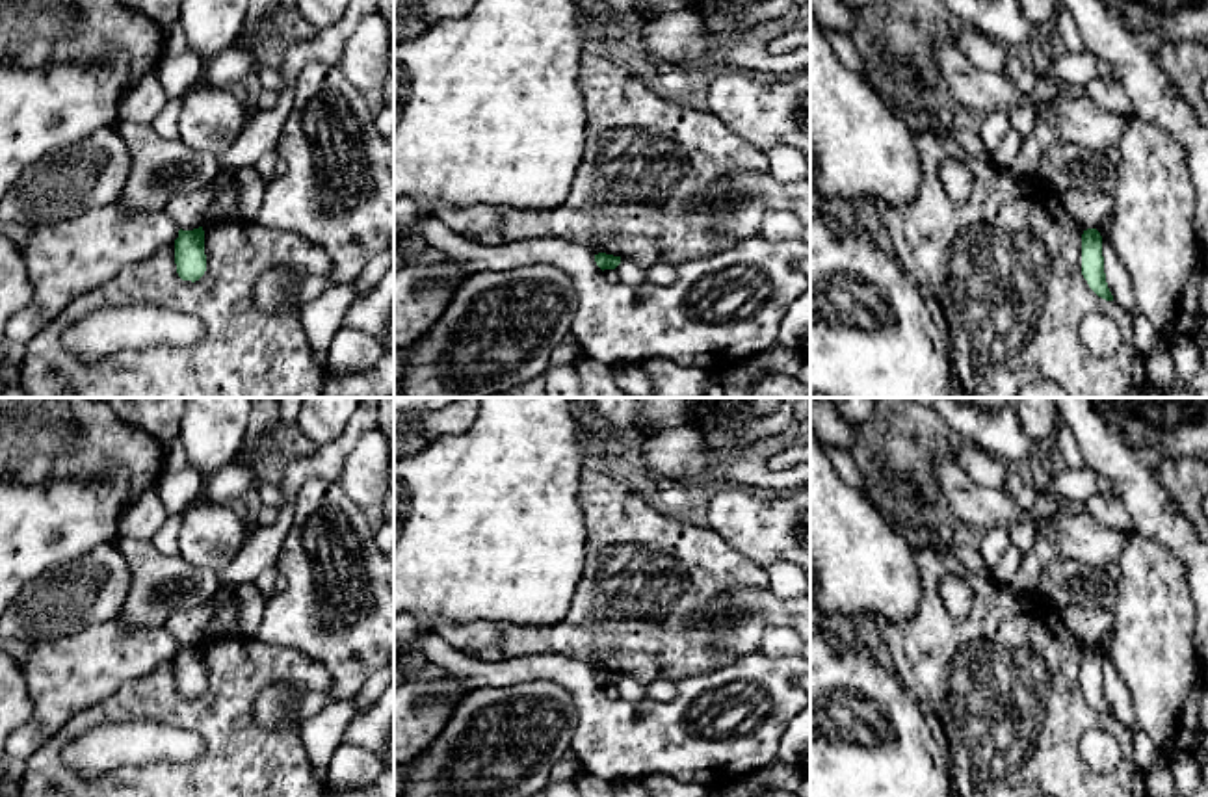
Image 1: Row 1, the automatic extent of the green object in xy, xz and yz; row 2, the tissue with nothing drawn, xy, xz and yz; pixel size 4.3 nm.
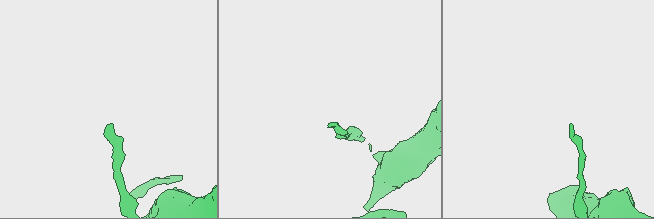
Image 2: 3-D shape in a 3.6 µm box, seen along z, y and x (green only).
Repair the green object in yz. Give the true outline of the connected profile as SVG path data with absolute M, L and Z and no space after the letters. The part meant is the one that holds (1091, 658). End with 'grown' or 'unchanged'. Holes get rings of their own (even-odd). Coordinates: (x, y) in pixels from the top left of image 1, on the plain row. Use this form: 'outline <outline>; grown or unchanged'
outline M1096 645L1082 650L1082 691L1098 713L1113 717L1104 689L1102 652Z; unchanged

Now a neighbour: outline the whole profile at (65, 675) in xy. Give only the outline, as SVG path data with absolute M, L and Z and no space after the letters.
M115 621L32 645L22 671L33 712L7 738L6 758L24 764L74 713L173 660L178 647L164 626L125 628Z

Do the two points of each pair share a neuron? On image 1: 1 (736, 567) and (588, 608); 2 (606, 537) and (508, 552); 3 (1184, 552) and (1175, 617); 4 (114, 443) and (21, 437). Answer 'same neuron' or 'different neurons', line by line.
1: same neuron
2: different neurons
3: different neurons
4: same neuron

